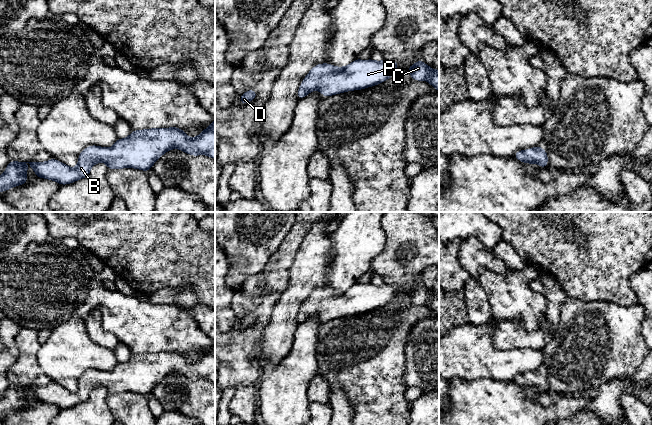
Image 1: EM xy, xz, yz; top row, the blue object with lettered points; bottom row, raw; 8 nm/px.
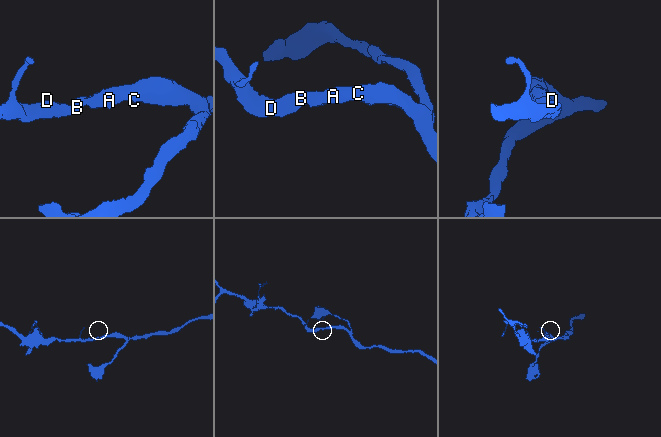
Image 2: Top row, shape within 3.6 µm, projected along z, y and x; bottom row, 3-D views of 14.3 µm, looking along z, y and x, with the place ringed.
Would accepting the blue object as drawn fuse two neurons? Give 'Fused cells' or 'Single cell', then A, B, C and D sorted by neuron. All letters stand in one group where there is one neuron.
Single cell. Groups: A B C D

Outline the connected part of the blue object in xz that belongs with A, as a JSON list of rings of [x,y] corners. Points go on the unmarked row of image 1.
[[[359,282],[344,291],[332,290],[330,287],[317,288],[302,304],[297,321],[300,324],[318,314],[325,322],[377,310],[393,300],[398,289],[399,286],[387,283],[375,285]]]

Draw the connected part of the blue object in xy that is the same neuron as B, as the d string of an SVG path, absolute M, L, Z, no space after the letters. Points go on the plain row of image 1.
M215 342L194 362L189 362L184 354L177 351L151 352L133 354L128 361L118 362L110 372L90 369L80 376L74 392L54 382L46 386L10 385L0 399L0 416L27 407L27 387L37 401L67 409L87 401L92 390L100 386L104 386L109 394L134 392L148 396L171 373L215 383Z

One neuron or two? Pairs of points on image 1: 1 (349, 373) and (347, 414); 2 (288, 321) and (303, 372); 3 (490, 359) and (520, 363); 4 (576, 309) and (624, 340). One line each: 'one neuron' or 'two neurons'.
1: two neurons
2: two neurons
3: one neuron
4: one neuron

